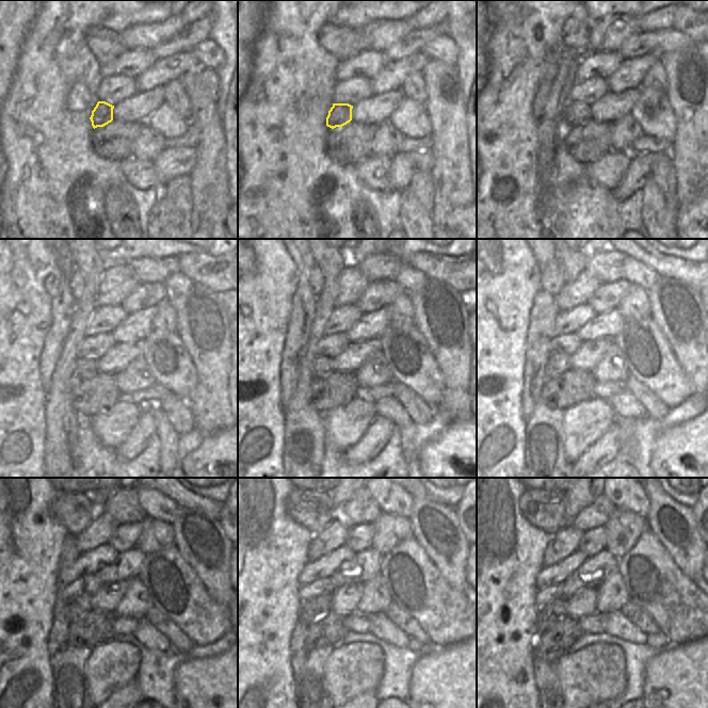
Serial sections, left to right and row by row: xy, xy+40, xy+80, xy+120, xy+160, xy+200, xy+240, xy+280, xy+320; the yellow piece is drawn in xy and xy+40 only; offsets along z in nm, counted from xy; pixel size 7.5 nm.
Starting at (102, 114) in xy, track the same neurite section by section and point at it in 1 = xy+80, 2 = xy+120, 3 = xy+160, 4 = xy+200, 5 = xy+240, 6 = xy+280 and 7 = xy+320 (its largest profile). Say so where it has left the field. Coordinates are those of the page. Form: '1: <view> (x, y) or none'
1: xy+80 (577, 113)
2: xy+120 (84, 365)
3: xy+160 (321, 366)
4: xy+200 (557, 365)
5: xy+240 (77, 606)
6: xy+280 (312, 609)
7: xy+320 (554, 610)

